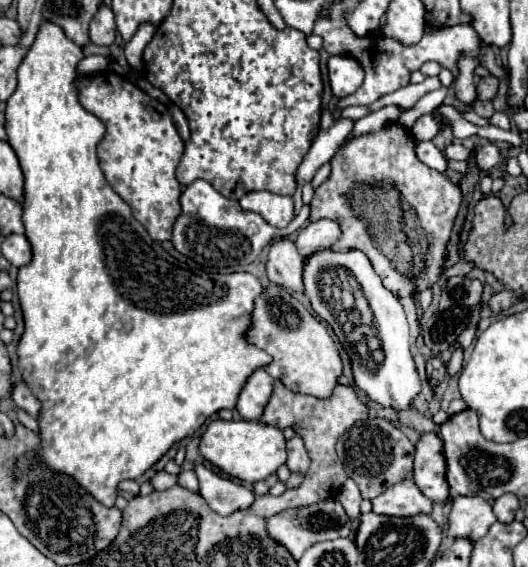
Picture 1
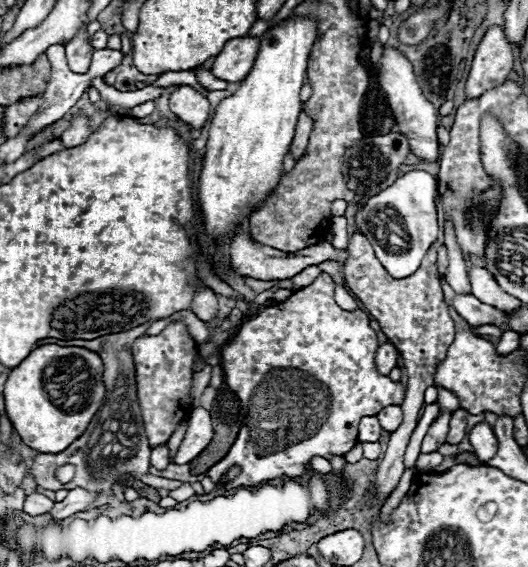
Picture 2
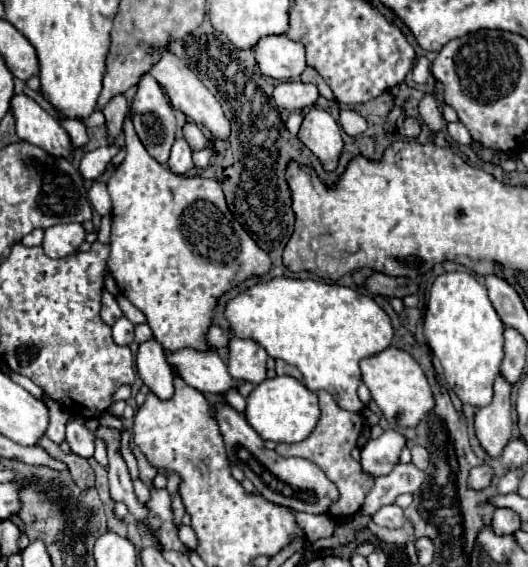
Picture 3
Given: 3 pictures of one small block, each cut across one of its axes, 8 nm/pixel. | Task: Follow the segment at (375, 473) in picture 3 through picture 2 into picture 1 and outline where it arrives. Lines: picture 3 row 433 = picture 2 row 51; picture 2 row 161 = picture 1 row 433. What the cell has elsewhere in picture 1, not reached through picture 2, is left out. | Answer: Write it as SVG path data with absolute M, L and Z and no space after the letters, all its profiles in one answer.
M428 432L420 436L414 454L414 482L432 502L444 502L448 498L448 482L444 478L446 458L442 446L440 436Z

